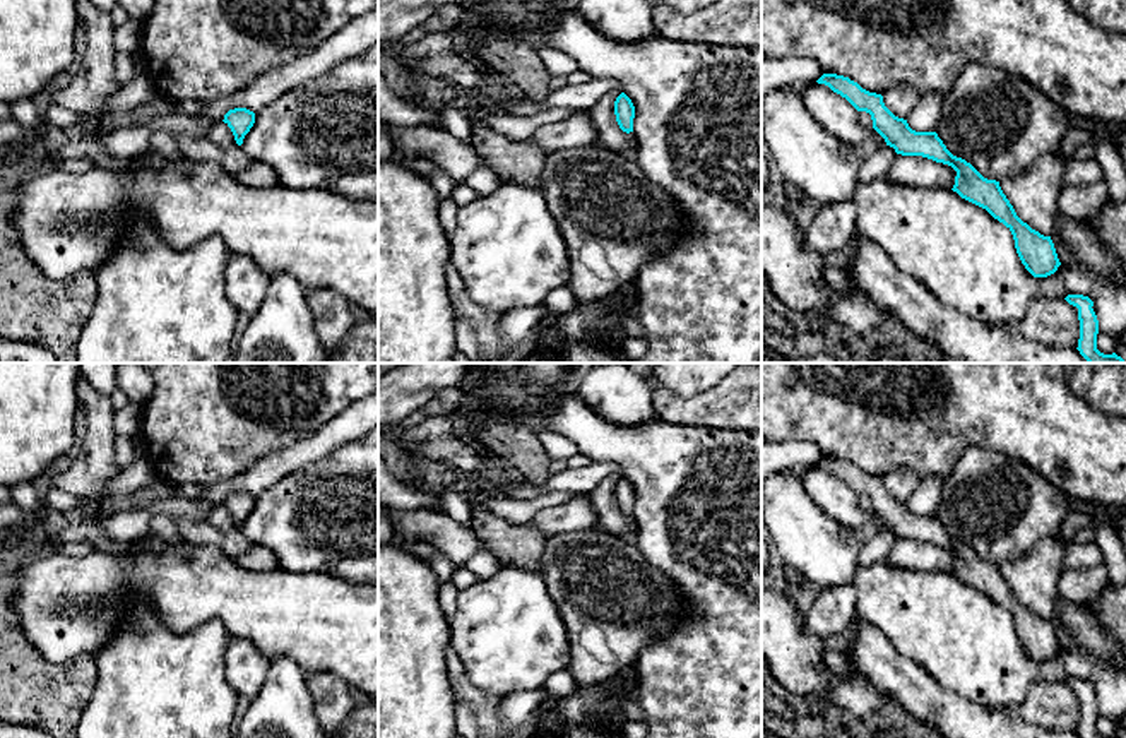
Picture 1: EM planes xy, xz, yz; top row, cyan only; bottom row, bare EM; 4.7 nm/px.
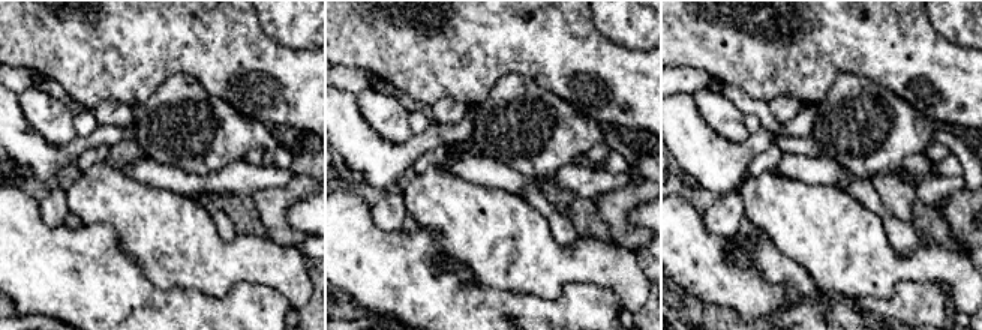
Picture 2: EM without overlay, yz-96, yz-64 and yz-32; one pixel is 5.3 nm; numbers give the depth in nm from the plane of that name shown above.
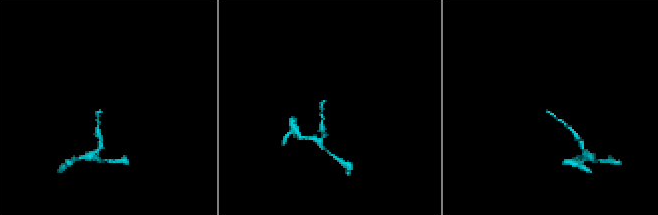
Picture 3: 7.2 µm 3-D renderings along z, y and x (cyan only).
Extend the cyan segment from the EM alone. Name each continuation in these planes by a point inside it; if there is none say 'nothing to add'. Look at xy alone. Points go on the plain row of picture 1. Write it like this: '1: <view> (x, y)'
nothing to add

